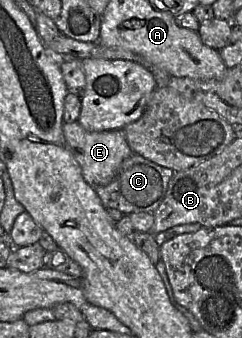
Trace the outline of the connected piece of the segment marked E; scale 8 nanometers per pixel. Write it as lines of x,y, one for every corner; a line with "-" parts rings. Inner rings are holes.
75,121
63,123
63,134
69,150
81,168
84,180
92,187
110,183
121,163
133,153
126,140
124,129
90,132

